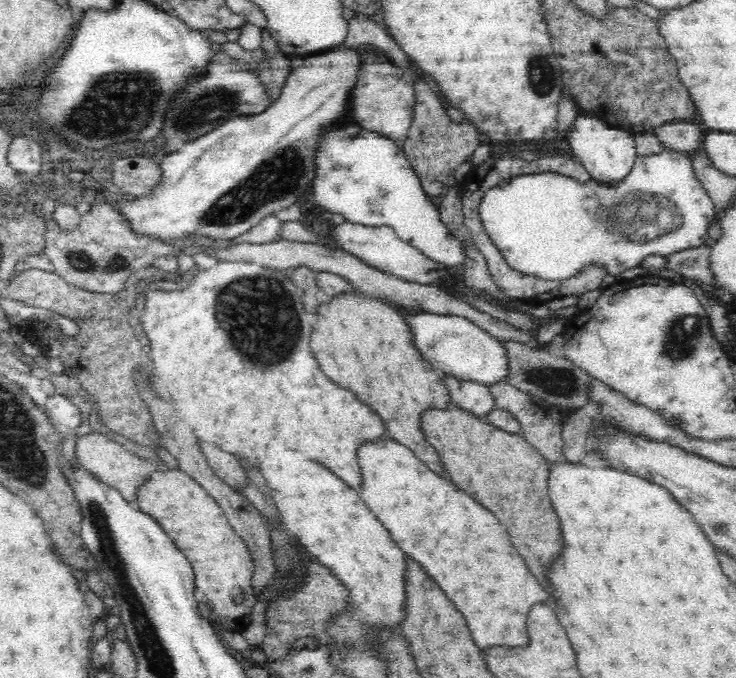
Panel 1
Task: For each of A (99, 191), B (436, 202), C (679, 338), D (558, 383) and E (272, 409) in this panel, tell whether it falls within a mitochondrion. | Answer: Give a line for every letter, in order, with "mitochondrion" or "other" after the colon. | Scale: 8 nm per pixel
A: other
B: other
C: mitochondrion
D: mitochondrion
E: other

